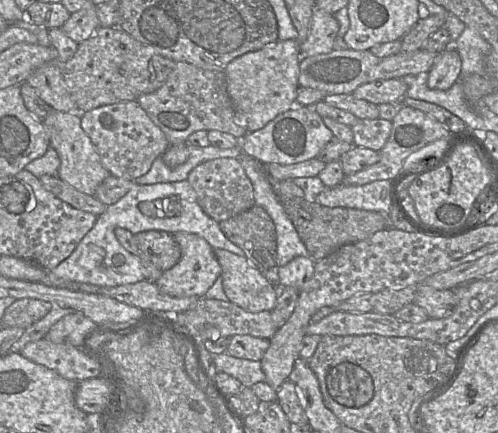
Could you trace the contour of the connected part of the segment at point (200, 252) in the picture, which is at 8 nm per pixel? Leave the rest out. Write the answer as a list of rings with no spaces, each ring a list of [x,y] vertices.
[[[175,232],[173,237],[180,246],[181,258],[174,267],[163,271],[155,282],[157,287],[161,292],[175,297],[204,297],[206,291],[221,274],[221,267],[213,247],[204,238],[194,233]]]

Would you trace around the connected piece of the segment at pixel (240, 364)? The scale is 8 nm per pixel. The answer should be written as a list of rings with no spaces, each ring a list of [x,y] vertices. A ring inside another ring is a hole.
[[[227,352],[213,355],[217,373],[224,372],[241,382],[243,387],[251,387],[258,382],[266,381],[260,361],[236,358]]]

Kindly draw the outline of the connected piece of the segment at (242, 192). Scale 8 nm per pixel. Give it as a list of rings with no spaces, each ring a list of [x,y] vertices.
[[[223,157],[203,162],[189,173],[187,180],[194,189],[197,202],[203,211],[217,222],[226,220],[255,205],[252,183],[239,158]]]

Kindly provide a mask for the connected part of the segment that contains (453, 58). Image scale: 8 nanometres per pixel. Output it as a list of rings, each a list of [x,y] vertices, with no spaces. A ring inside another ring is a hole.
[[[455,49],[439,53],[428,72],[427,85],[431,89],[447,90],[460,79],[462,61]]]

